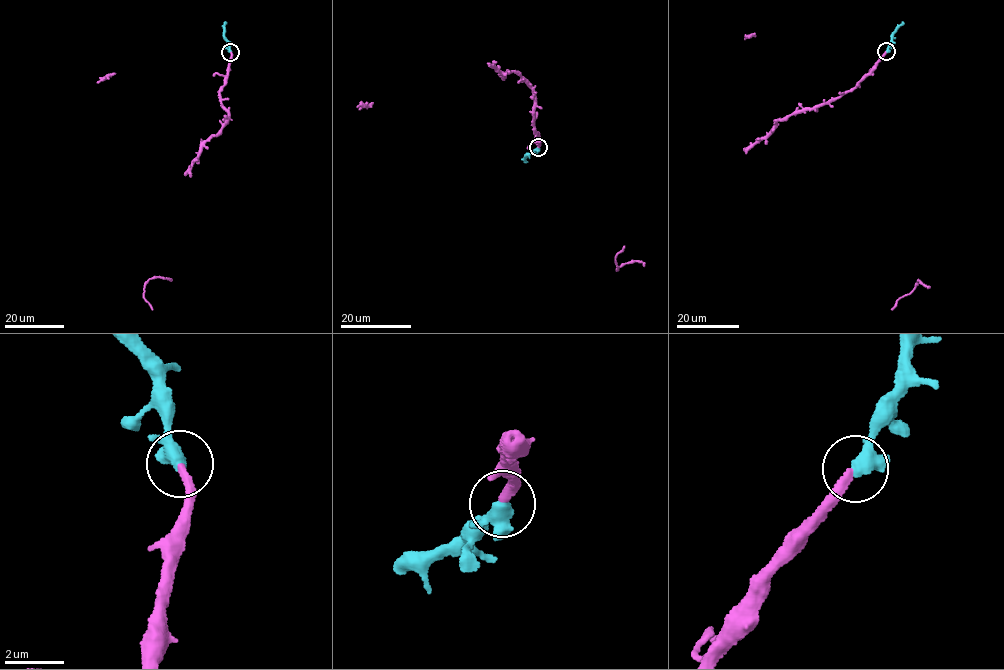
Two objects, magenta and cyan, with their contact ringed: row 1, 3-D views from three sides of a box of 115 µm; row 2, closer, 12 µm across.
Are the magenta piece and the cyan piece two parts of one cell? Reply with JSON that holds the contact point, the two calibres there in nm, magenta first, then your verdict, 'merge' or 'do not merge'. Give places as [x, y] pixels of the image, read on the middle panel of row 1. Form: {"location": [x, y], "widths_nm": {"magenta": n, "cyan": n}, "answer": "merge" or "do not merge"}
{"location": [538, 147], "widths_nm": {"magenta": 280, "cyan": 300}, "answer": "merge"}

